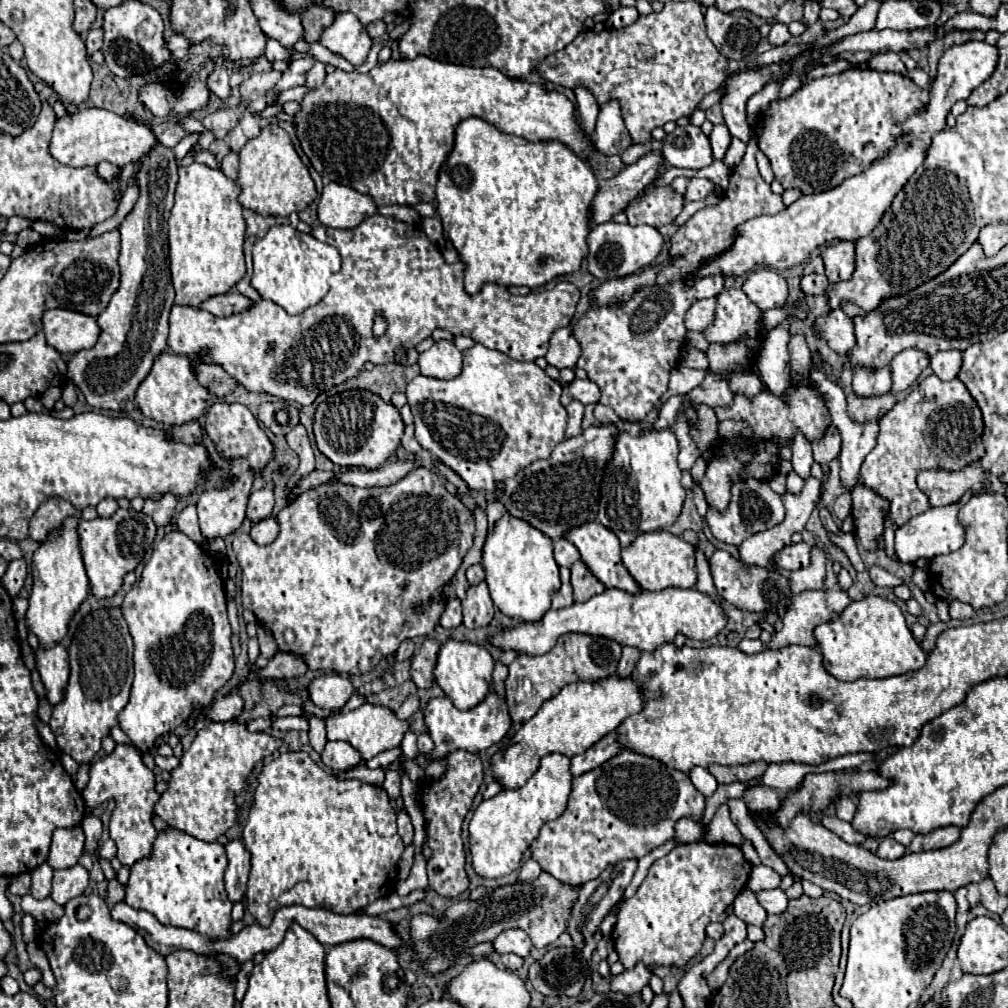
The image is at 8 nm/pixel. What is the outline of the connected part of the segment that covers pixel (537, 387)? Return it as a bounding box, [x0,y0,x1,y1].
[406,343,568,493]

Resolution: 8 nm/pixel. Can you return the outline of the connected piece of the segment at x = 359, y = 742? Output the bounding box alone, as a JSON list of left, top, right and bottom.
[326,703,408,761]

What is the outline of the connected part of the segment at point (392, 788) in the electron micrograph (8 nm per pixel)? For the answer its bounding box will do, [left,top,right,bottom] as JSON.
[384,771,400,801]

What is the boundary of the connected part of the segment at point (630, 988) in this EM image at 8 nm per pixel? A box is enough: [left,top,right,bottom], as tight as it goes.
[612,965,652,995]

